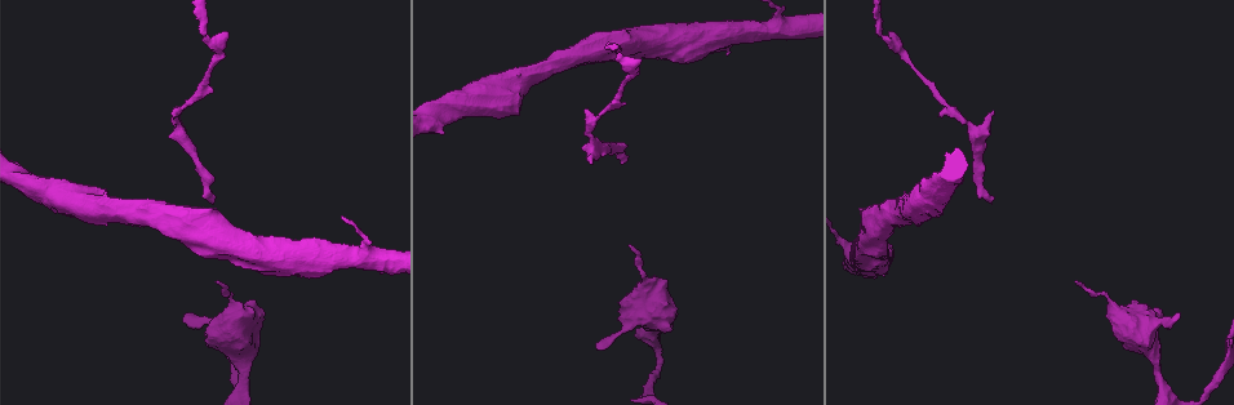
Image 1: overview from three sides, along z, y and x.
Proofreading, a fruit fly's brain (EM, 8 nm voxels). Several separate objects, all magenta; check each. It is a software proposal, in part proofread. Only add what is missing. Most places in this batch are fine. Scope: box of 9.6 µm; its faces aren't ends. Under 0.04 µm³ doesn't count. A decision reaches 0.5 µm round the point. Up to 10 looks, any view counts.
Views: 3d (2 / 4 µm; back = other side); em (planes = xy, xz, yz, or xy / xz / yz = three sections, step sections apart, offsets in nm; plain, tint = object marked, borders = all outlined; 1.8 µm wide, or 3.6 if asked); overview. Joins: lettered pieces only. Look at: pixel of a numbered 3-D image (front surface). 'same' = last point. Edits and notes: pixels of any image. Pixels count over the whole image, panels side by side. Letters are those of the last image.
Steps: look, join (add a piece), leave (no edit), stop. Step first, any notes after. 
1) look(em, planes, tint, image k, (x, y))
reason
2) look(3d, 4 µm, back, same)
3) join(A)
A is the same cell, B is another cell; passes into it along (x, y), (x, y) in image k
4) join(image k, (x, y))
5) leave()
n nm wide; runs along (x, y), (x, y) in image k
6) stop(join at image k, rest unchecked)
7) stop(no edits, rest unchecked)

look(em, planes, borders, image 1, (214, 200))
free end

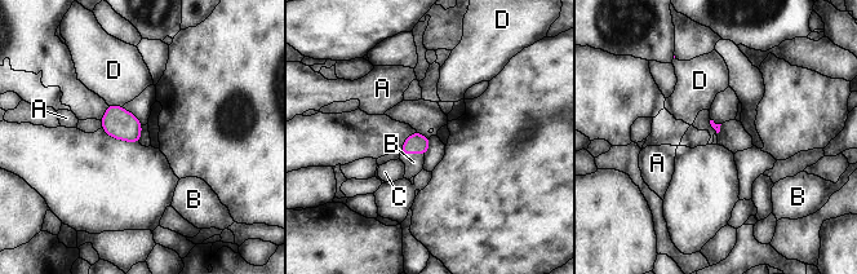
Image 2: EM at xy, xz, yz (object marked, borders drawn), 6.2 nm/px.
join(B)
B is the same cell, A, C and D are other cells; the neuron continues

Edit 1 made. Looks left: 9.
look(3d, 4 µm, image 1, (185, 317))
tapers out

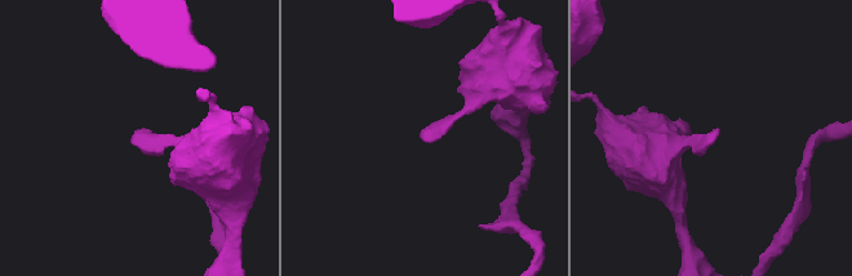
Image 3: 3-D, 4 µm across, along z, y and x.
look(em, planes, borders, image 3, (716, 136))

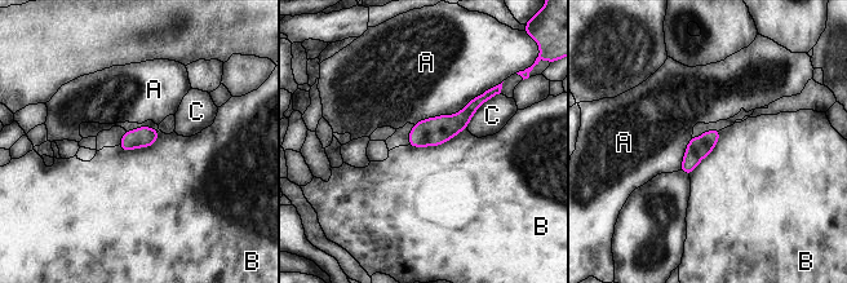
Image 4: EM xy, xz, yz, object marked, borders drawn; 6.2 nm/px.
leave()
A, B and C are other cells; border along (466, 127), (438, 145), (408, 145) in image 4; none of them fits

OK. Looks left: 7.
look(em, planes, borders, image 1, (593, 164))
free end

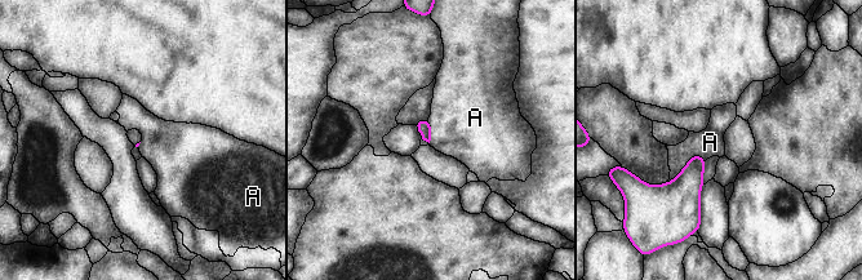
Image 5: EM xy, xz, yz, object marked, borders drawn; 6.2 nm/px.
leave()
A is another cell; border along (705, 159), (693, 155), (666, 183) in image 5; none of them fits

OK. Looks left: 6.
stop(join at image 2, rest unchecked)

